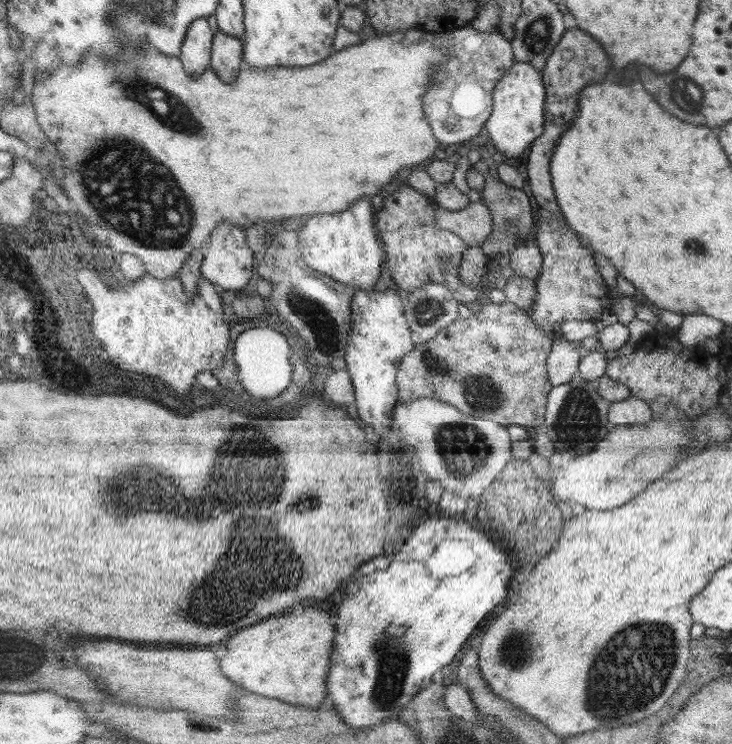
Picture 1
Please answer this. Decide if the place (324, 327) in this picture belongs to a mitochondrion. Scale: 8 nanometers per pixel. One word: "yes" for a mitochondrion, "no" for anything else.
yes

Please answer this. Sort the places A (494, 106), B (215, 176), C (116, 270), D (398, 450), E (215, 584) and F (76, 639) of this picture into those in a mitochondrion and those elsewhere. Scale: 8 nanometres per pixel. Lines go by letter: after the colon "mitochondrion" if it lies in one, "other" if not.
A: other
B: other
C: other
D: other
E: mitochondrion
F: other

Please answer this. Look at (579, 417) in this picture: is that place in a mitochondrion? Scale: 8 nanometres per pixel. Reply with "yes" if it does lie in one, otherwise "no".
yes

